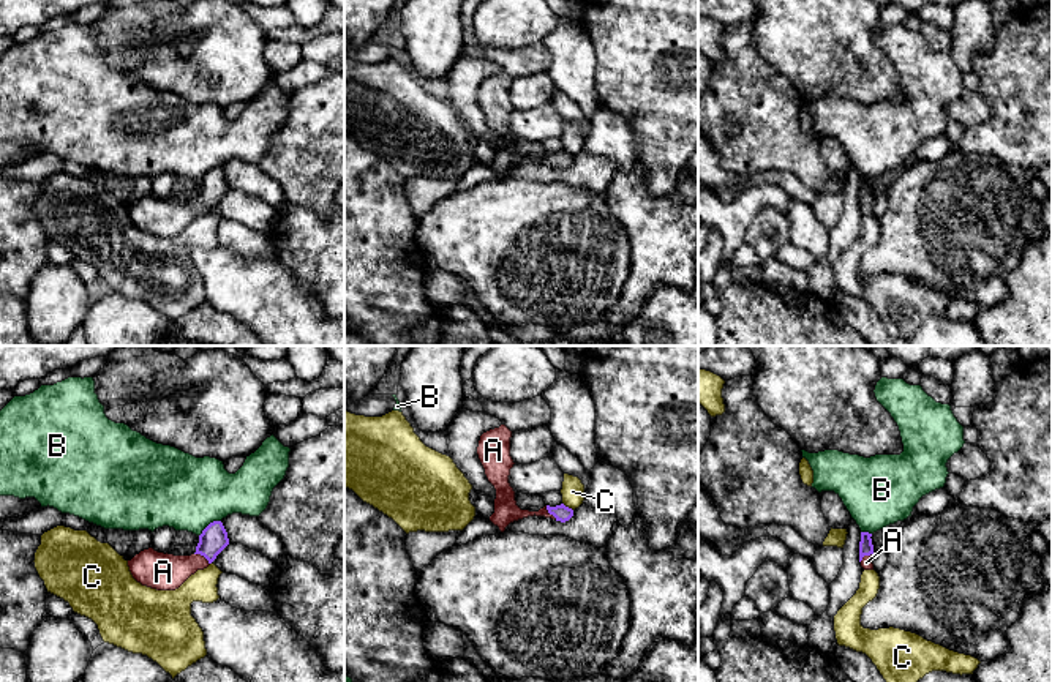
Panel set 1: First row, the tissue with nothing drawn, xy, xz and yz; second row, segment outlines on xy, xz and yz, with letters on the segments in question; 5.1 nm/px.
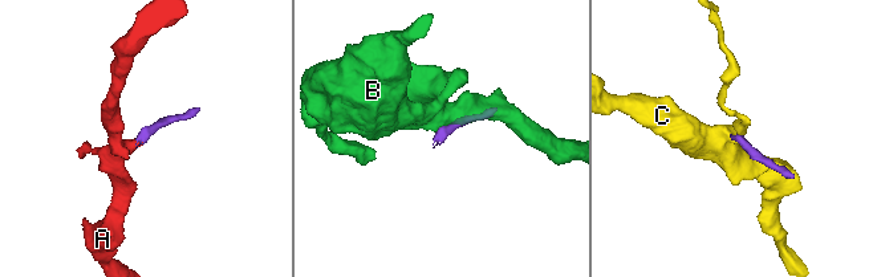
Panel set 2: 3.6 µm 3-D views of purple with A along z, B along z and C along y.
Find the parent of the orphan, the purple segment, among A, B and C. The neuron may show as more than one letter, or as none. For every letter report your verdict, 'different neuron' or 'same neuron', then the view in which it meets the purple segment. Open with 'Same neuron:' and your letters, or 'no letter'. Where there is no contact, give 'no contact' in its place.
Same neuron: A
A: same neuron | xy
B: different neuron | xy
C: different neuron | xz

